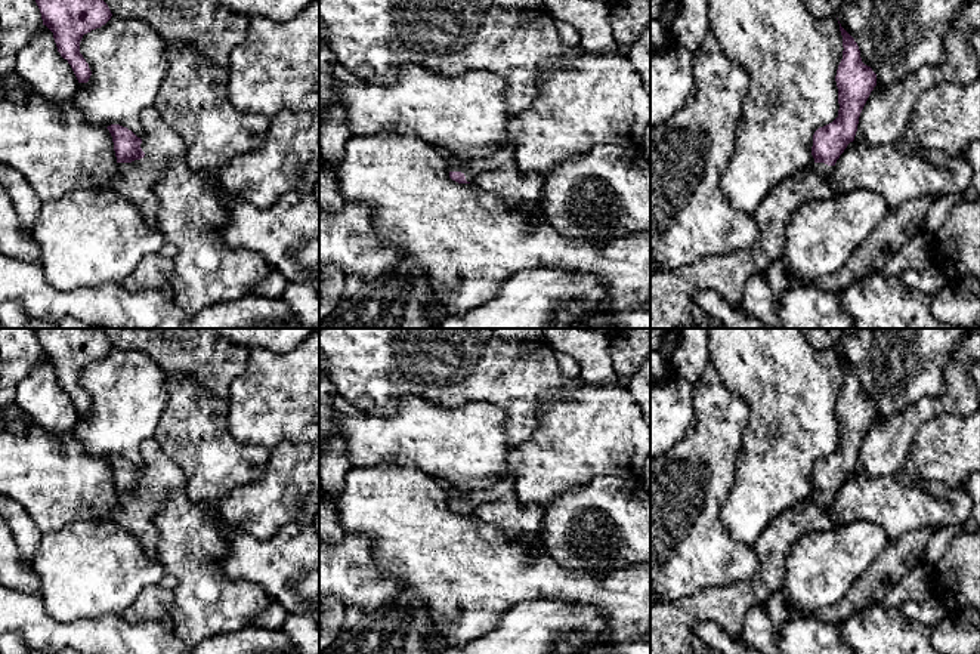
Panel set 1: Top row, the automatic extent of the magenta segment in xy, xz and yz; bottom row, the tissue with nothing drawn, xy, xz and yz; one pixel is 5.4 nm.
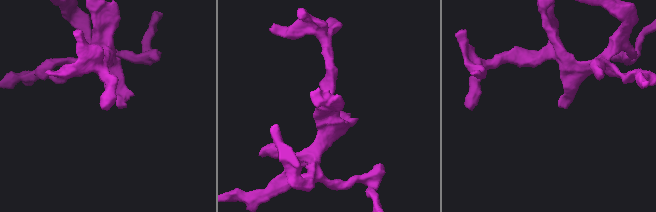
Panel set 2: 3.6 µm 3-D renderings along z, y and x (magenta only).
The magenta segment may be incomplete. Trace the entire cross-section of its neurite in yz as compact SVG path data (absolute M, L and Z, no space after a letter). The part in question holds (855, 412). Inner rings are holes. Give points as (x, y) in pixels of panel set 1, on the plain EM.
M841 358L843 391L835 413L838 448L813 466L814 494L776 516L752 545L760 568L746 580L704 587L678 601L650 605L650 654L721 654L693 632L699 621L714 621L730 635L741 635L752 605L764 605L785 584L785 558L789 549L813 531L832 530L832 503L847 476L854 472L860 444L877 417L877 405L865 397L854 370Z

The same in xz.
M440 481L442 487L449 493L449 509L458 515L472 515L480 505L477 491L457 493L448 482Z

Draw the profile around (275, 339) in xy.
M216 328L217 333L239 346L290 352L319 328Z

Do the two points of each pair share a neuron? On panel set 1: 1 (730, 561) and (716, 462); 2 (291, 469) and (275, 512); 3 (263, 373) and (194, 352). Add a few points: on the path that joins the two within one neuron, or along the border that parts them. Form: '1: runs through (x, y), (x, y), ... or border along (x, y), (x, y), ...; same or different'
1: runs through (708, 536), (708, 487); same
2: runs through (291, 480), (291, 487), (277, 502); same
3: border along (252, 349), (246, 369), (229, 388), (228, 398); different

